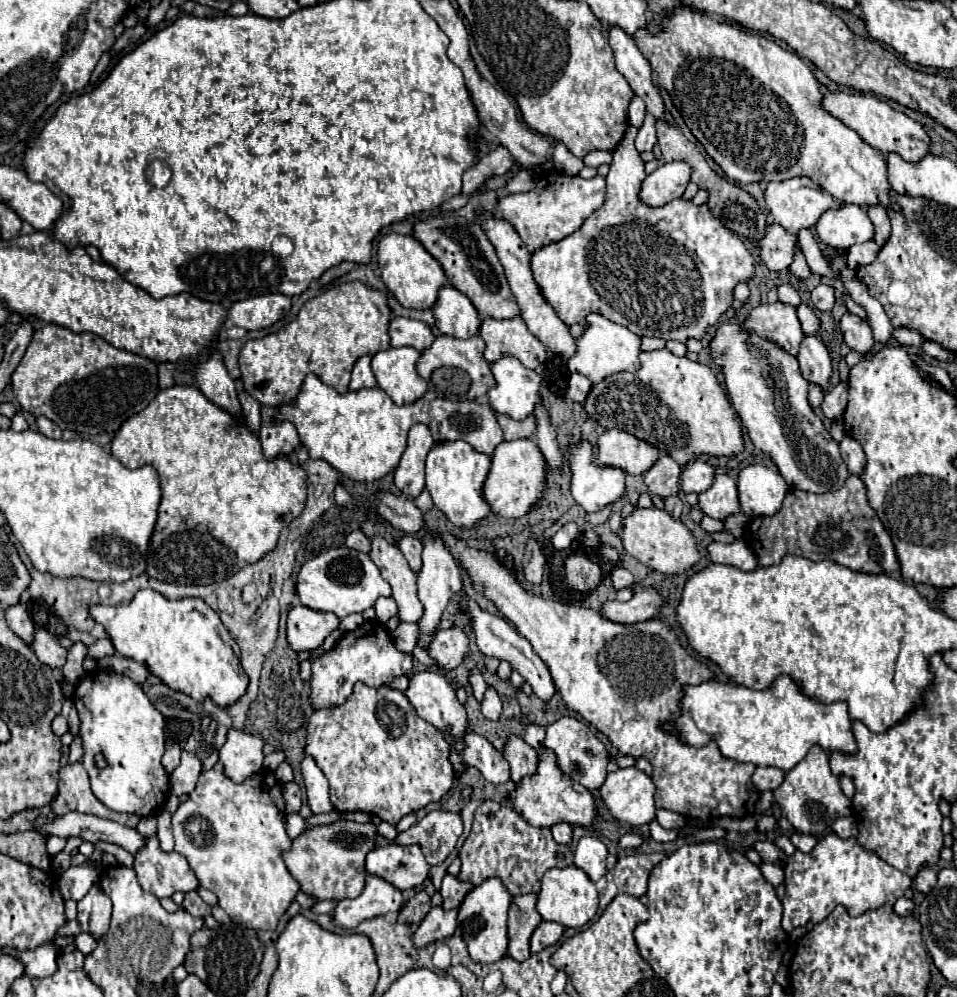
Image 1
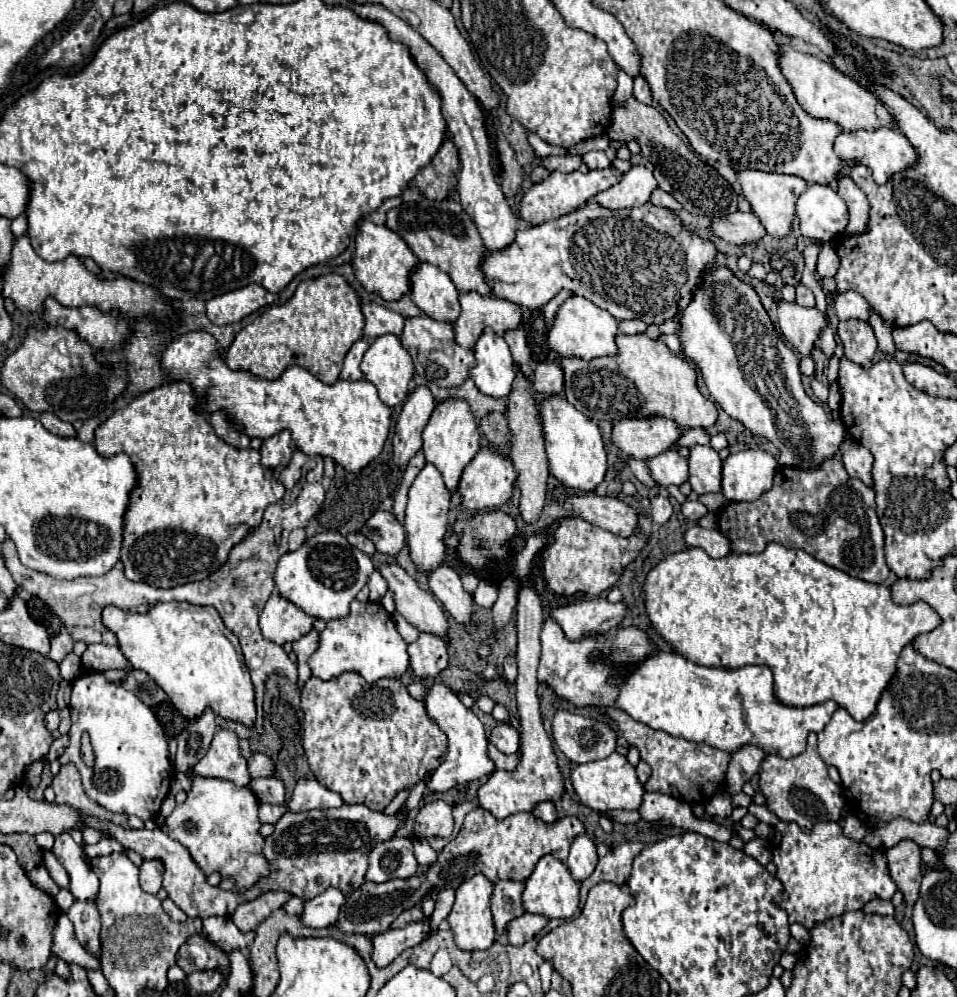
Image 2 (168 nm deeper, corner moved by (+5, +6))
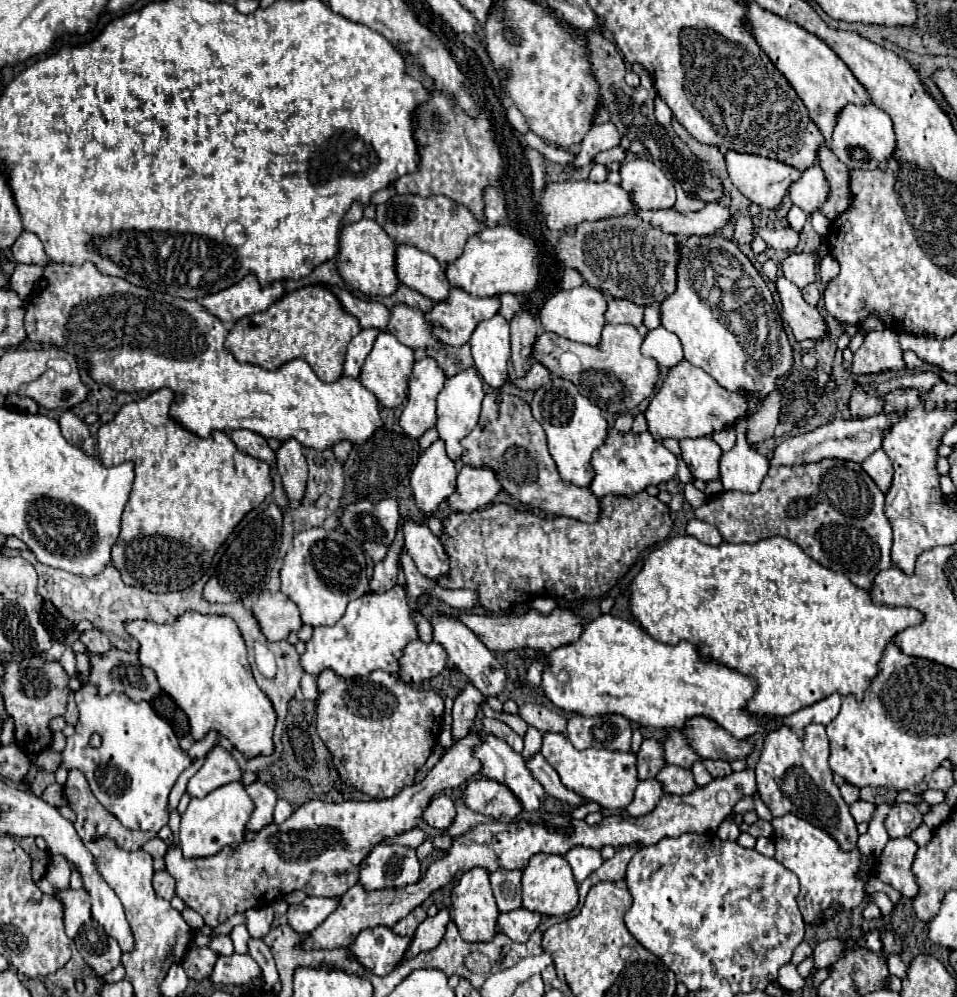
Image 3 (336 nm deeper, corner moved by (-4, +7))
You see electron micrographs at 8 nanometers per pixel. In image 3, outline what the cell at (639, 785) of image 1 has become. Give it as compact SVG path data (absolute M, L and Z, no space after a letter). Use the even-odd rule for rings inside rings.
M545 733L543 735L543 757L547 763L559 771L561 783L575 791L577 795L599 803L605 809L625 809L631 803L631 797L639 785L637 779L637 757L633 753L619 753L609 749L585 749L577 751L565 735Z

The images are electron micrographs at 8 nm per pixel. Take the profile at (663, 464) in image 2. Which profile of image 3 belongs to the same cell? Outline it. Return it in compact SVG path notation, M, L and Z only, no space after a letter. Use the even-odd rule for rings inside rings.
M609 429L607 445L603 449L595 451L595 457L591 459L591 465L595 469L595 479L589 485L589 489L597 497L605 497L609 493L615 495L631 495L639 493L649 485L661 485L671 481L677 475L677 457L665 449L661 443L657 443L647 431L641 435L629 433L625 437L617 435L613 429Z

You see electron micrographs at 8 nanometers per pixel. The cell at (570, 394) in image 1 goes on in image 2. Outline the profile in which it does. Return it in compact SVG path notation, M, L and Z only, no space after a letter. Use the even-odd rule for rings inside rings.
M538 362L534 368L532 388L542 394L560 394L564 392L564 374L562 368L550 362Z

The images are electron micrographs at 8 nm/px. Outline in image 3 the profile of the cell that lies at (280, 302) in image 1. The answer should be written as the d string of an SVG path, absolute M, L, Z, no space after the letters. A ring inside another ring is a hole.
M245 277L241 283L235 283L229 289L205 297L203 307L223 323L235 323L247 315L265 311L281 297L283 297L281 283L261 287L257 277Z

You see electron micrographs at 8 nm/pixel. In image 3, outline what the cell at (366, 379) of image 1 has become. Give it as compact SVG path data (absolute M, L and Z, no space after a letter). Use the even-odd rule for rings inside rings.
M361 329L361 333L351 339L351 343L347 347L347 355L345 355L345 375L347 377L359 379L361 367L363 367L367 355L371 353L377 335L379 335L379 329Z

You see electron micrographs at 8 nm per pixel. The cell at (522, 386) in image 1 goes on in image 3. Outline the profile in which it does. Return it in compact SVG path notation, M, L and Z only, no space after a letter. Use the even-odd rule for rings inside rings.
M501 315L481 321L471 335L469 345L485 383L493 389L501 389L509 379L509 321Z

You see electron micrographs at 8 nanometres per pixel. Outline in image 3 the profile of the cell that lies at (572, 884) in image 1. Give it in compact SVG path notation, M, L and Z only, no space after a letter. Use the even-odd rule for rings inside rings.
M539 853L531 857L527 869L523 871L523 907L541 915L565 915L571 913L579 903L577 881L571 873L569 863L561 855Z

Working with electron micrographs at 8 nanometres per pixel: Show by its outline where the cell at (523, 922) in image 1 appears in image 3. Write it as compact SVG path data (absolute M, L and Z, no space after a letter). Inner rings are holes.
M497 869L495 873L491 873L491 889L501 913L509 913L521 907L523 903L521 875L523 875L521 871L507 871L507 869Z

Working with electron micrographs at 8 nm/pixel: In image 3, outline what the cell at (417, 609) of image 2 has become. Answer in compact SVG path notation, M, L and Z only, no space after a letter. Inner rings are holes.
M435 613L431 615L429 619L431 627L433 627L433 641L435 643L441 643L449 655L449 661L459 669L463 671L469 681L485 695L485 697L493 697L497 693L503 691L505 687L505 669L501 667L501 663L497 661L497 657L483 645L479 640L479 637L467 627L463 625L459 619L447 615L447 613Z

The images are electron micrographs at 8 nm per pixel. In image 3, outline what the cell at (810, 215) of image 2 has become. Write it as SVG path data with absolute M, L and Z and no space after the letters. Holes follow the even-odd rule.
M813 165L811 169L803 171L801 179L789 189L789 197L793 205L801 207L805 213L819 211L829 199L829 193L831 193L829 181L819 165Z

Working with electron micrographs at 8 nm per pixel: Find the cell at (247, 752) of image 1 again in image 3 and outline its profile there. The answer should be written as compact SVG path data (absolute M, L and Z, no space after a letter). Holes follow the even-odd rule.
M215 745L205 757L203 767L189 779L187 793L191 797L205 797L213 789L233 781L241 781L241 767L225 747Z

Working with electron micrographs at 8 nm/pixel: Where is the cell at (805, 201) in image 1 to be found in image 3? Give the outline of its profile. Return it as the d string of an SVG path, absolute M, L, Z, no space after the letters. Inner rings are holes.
M725 153L725 161L727 161L727 171L729 177L733 181L733 185L755 205L759 205L761 209L769 209L775 211L781 207L783 197L789 193L791 183L799 181L801 173L797 169L793 169L791 165L783 165L779 161L771 161L765 157L755 157L755 155L741 155L741 153Z

